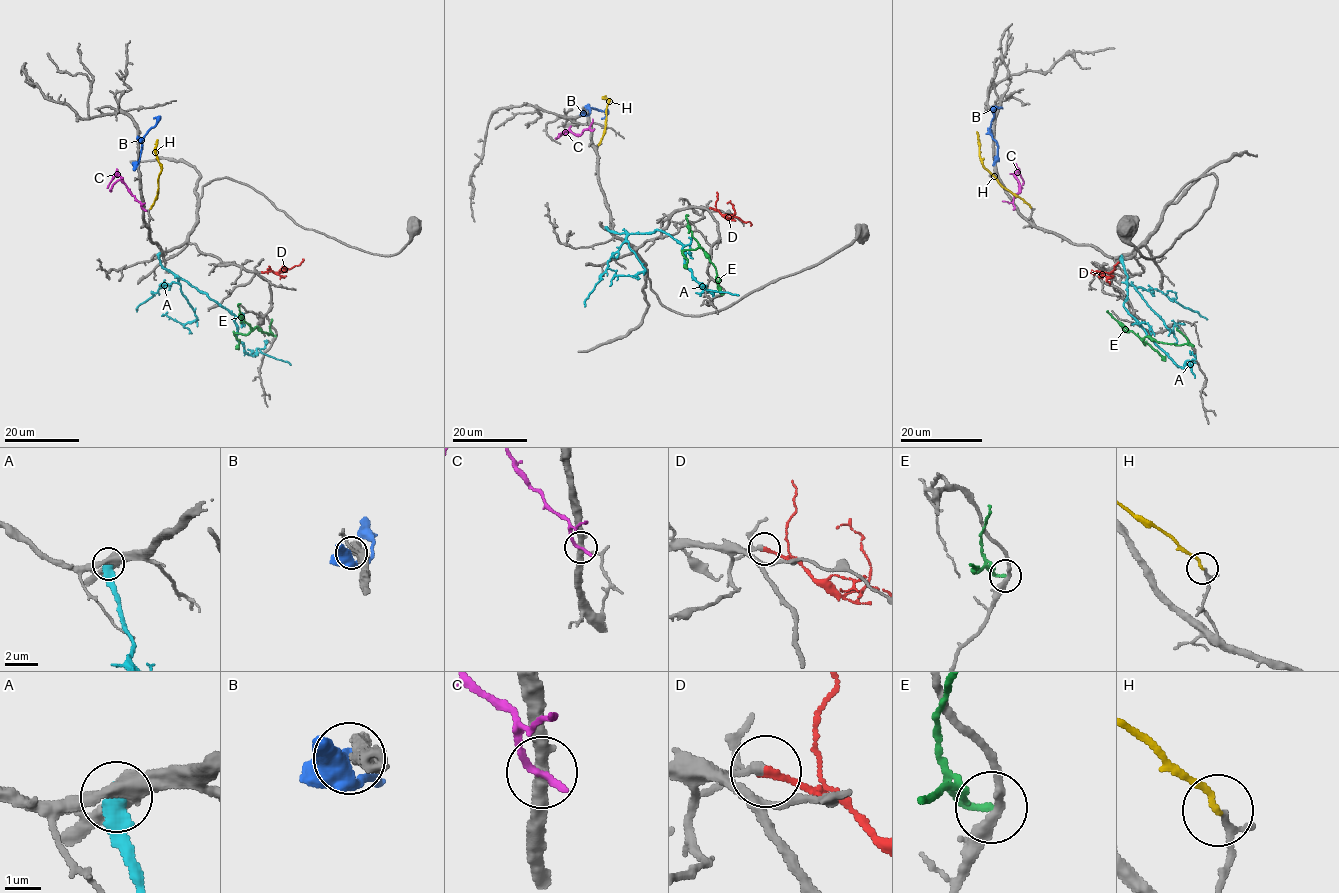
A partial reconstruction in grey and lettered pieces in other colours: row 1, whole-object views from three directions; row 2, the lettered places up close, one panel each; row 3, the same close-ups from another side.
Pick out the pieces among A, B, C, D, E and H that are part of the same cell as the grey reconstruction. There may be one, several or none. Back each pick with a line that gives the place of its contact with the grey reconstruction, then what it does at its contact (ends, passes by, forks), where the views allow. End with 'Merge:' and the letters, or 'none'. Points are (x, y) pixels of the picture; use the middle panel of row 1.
D: Touches grey at (710, 208). It ends there
H: Touches grey at (598, 145). It ends there
Merge: D, H

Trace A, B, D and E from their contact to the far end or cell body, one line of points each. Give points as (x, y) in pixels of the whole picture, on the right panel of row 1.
A: (1121, 257), (1127, 274), (1125, 309), (1178, 366), (1183, 368), (1188, 360), (1194, 377)
B: (995, 158), (997, 142), (992, 137), (990, 124), (995, 110), (1002, 109)
D: (1099, 276), (1111, 276), (1109, 273), (1119, 262)
E: (1192, 346), (1164, 344), (1147, 336), (1141, 339), (1107, 311)

